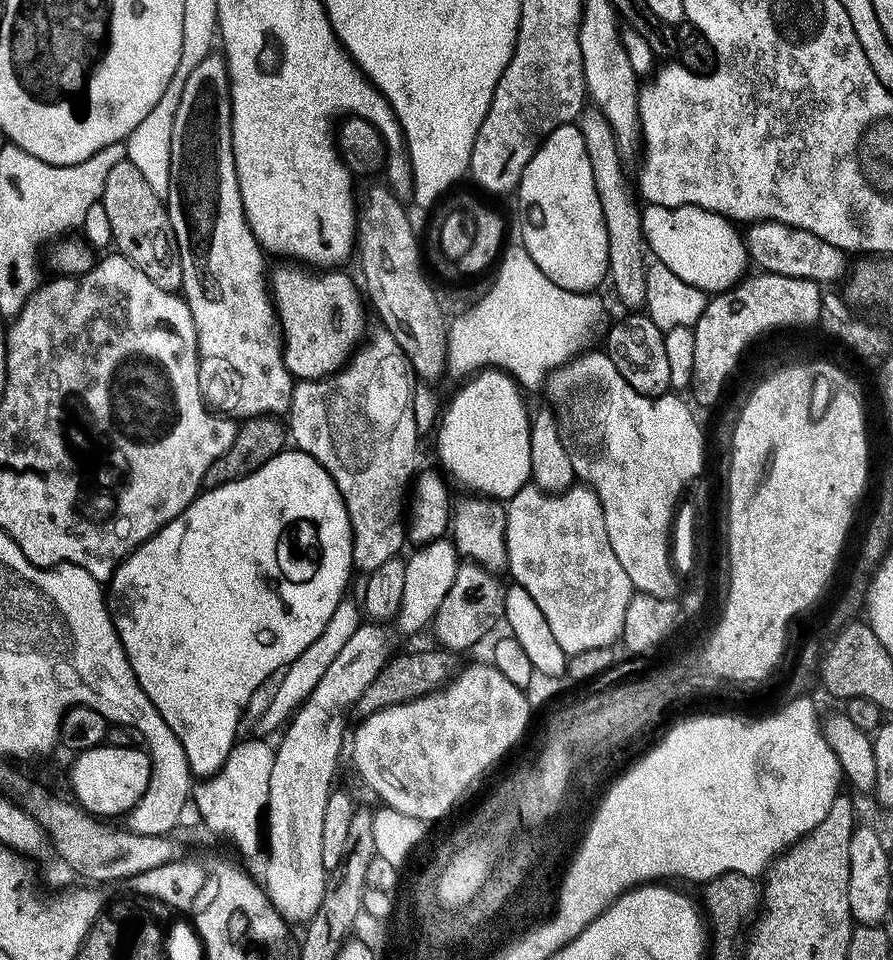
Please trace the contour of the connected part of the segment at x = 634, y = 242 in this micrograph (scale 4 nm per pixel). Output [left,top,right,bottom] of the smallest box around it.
[578,108,646,310]

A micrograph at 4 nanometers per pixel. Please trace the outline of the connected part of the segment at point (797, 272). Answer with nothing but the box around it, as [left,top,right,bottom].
[746,220,850,286]

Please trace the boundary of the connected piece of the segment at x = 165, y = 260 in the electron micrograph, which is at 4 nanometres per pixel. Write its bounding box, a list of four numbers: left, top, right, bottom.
[99,159,186,293]

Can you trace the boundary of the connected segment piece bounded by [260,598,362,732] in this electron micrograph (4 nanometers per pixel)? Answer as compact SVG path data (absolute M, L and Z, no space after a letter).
M351 598L341 600L340 605L334 610L334 614L330 614L330 622L326 622L322 634L318 634L318 638L314 638L314 642L310 642L310 646L306 646L306 650L302 650L302 654L293 664L283 669L282 675L279 677L280 685L277 686L276 693L273 694L272 701L269 702L268 709L265 710L264 717L260 720L262 731L272 732L276 727L279 729L303 704L305 698L314 690L314 686L318 686L318 678L322 678L322 674L326 674L327 667L334 662L338 652L342 650L342 646L346 646L350 634L354 634L354 630L359 628L361 623L362 612L357 601L355 604Z

